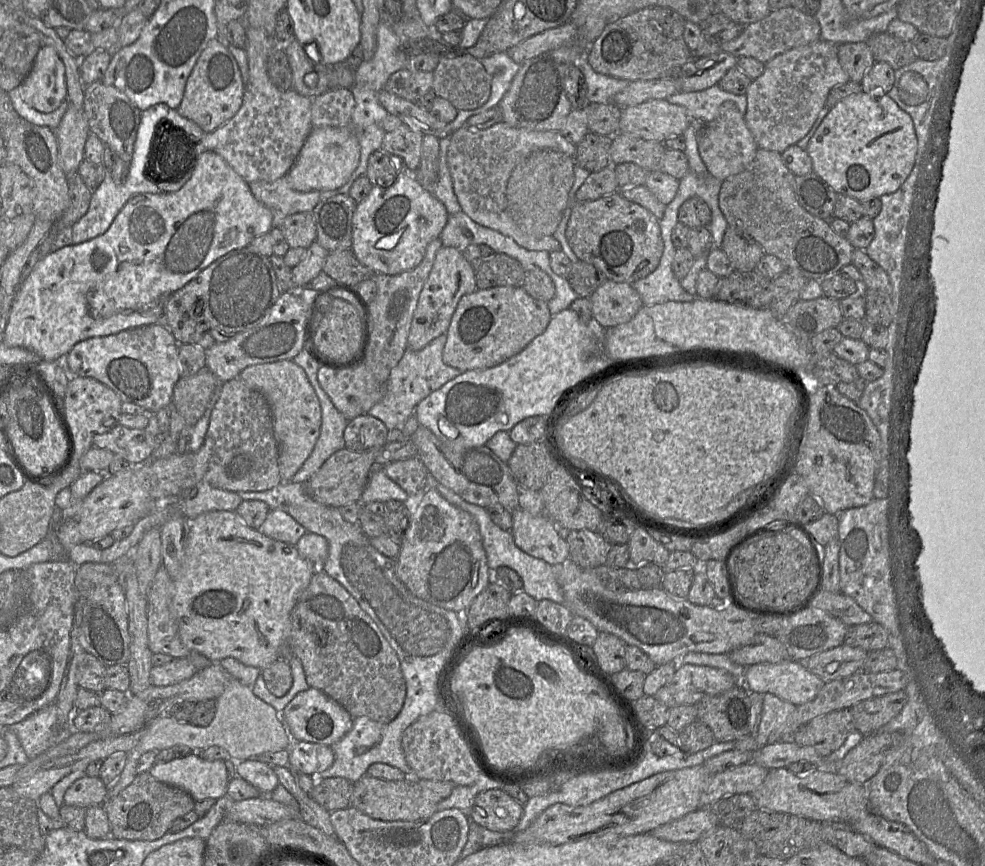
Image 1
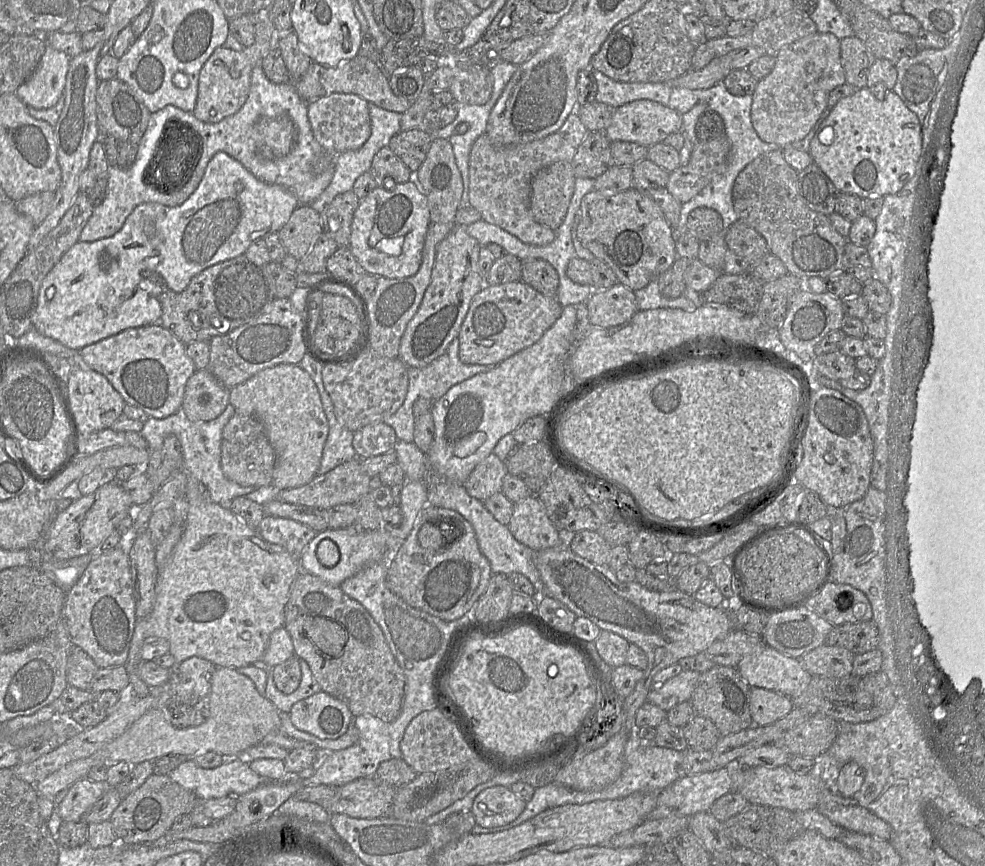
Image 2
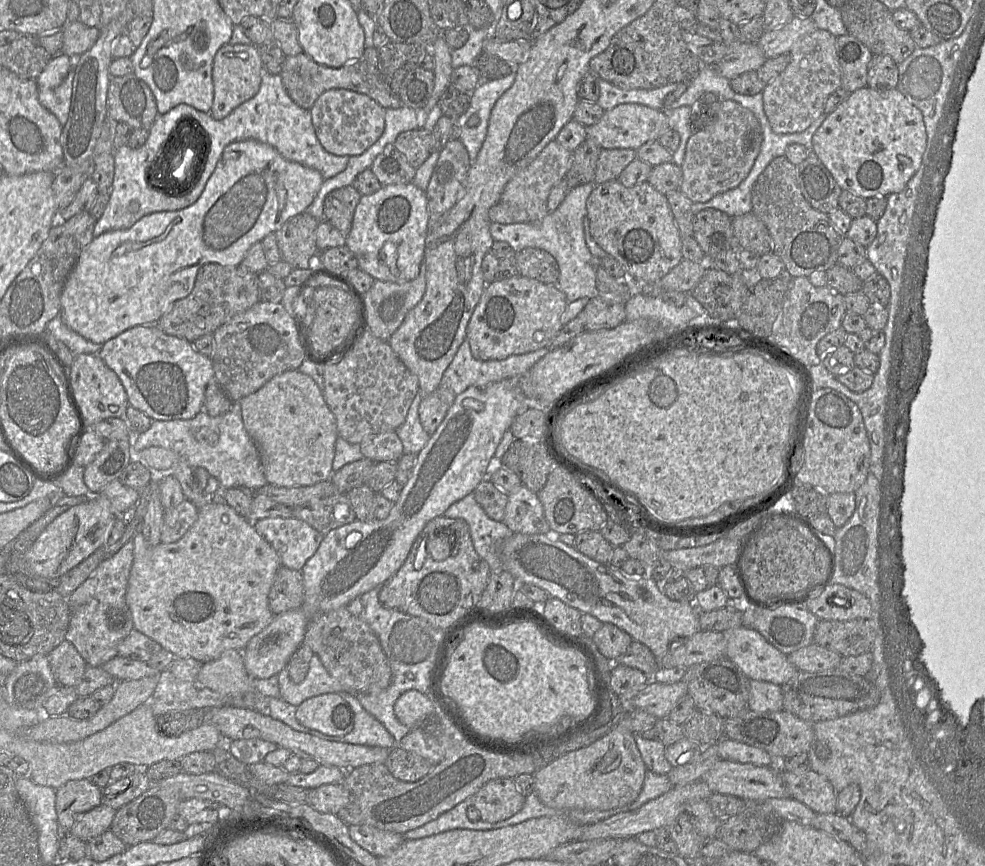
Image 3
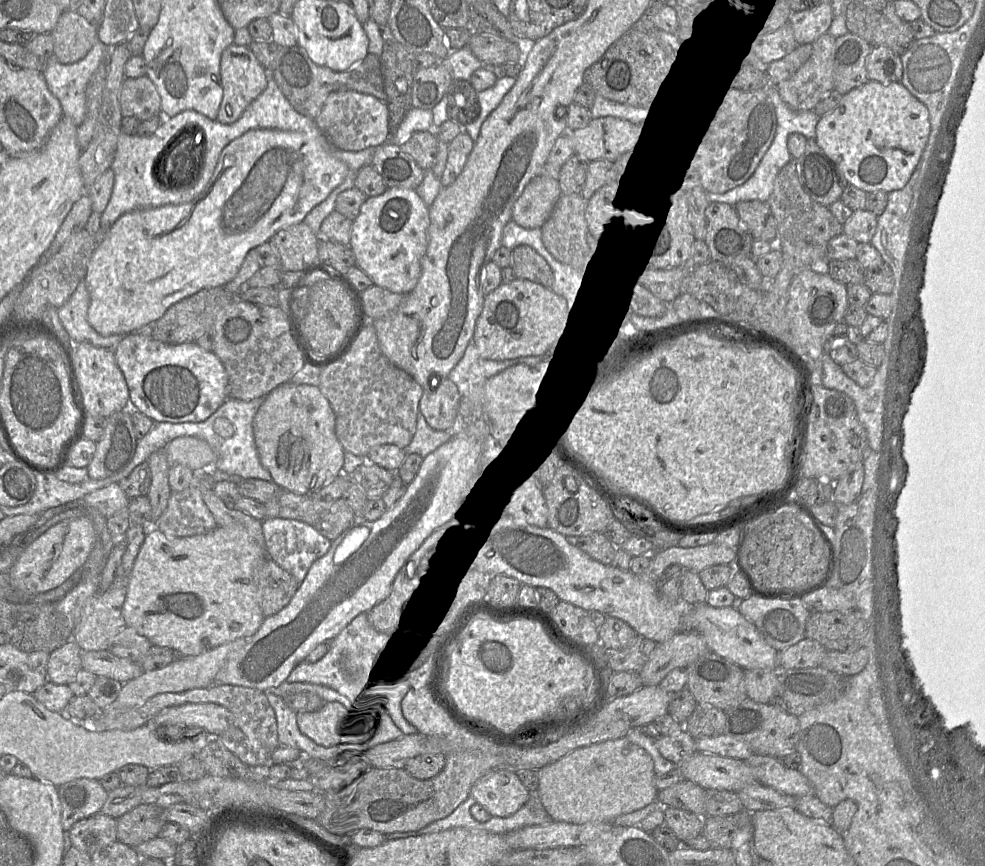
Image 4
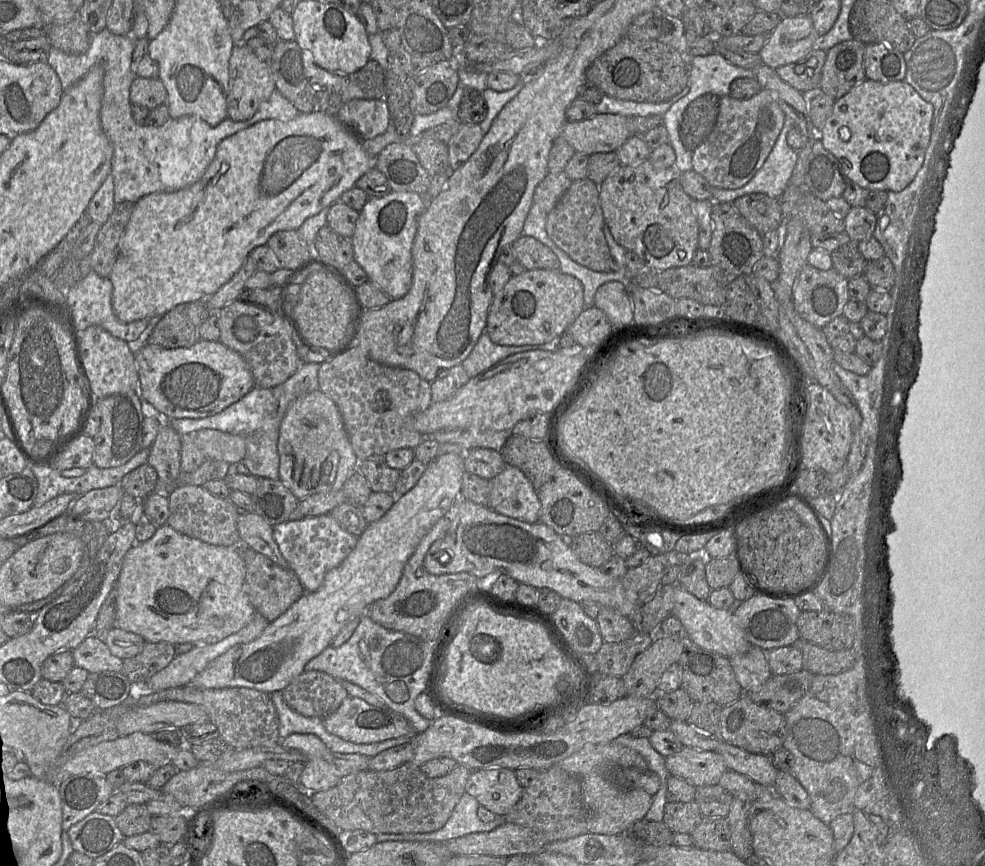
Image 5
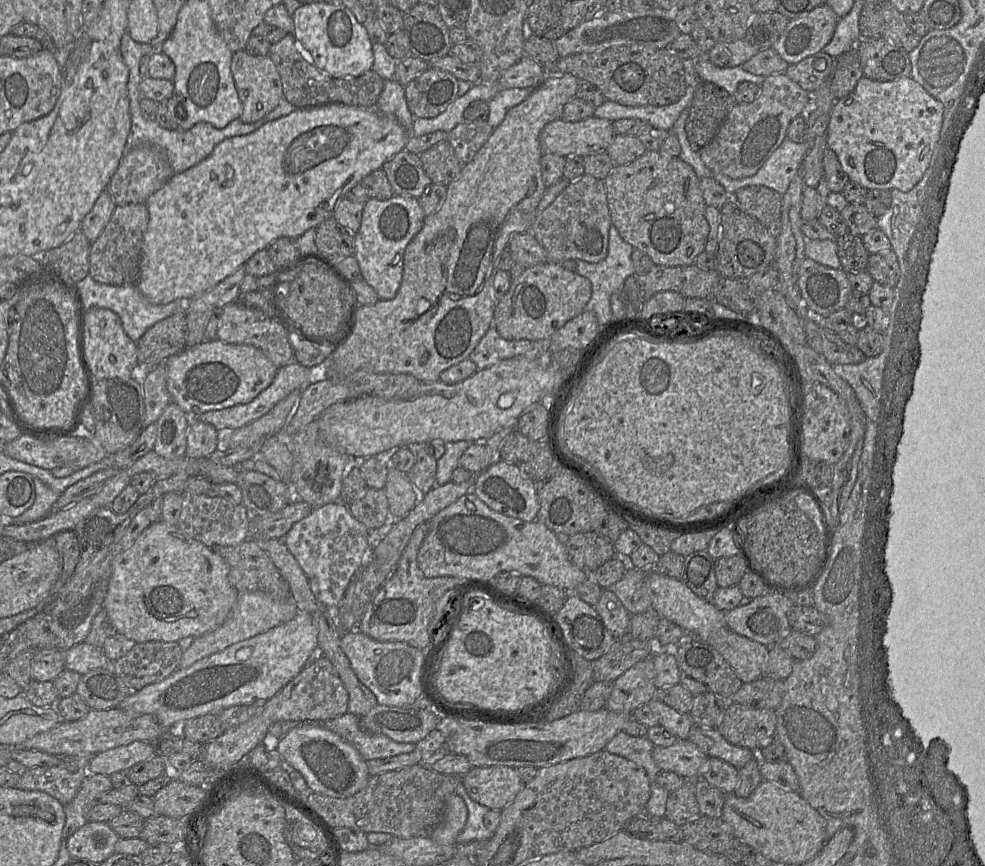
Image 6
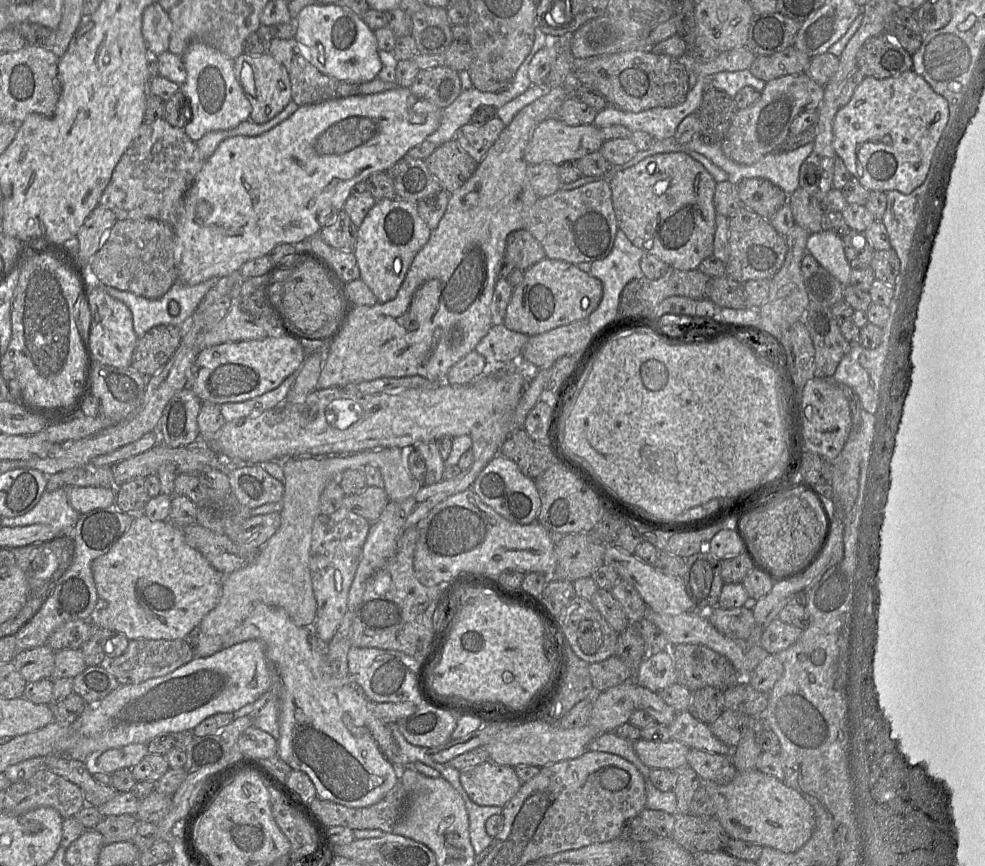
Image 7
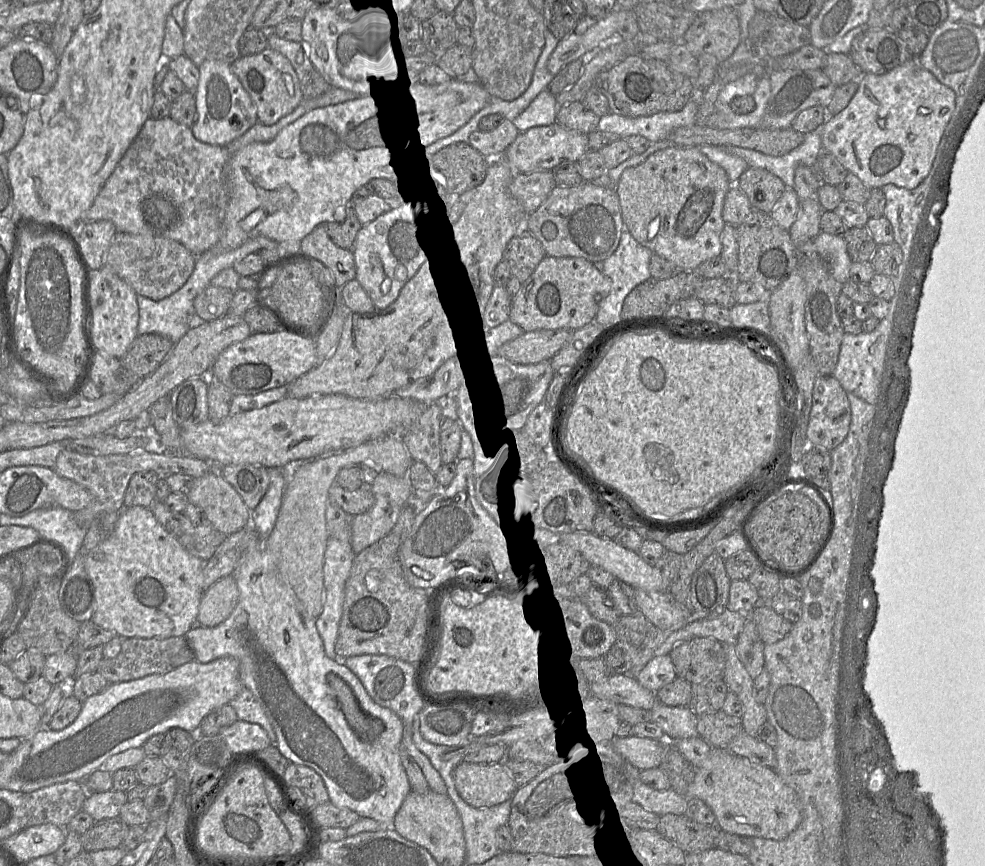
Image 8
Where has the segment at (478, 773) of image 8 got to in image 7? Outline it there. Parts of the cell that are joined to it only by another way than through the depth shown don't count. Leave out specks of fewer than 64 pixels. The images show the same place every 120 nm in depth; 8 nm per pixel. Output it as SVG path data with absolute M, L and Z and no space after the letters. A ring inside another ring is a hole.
M490 760L460 771L460 782L477 805L499 807L504 807L522 785L514 767Z

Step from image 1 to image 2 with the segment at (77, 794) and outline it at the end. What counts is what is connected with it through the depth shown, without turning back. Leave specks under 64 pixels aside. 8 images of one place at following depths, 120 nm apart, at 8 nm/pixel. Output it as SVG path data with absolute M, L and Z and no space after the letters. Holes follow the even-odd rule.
M82 778L68 788L65 798L56 805L56 811L63 821L79 821L102 797L107 789L106 782L95 782Z

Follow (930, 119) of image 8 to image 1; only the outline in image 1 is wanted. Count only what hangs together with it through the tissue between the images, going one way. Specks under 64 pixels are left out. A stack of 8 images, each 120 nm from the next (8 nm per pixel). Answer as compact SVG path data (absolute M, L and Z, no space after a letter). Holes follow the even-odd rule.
M861 91L830 109L806 151L812 159L813 171L837 194L863 202L899 189L913 168L917 137L910 115L888 94L876 99Z

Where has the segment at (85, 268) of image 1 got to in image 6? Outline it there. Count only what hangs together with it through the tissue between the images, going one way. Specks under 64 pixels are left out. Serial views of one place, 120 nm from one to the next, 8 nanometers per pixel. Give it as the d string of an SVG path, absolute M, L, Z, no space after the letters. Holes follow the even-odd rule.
M325 104L310 108L296 108L289 115L267 122L249 134L224 139L215 146L207 158L182 173L174 174L162 188L152 194L145 202L149 213L149 223L143 238L137 288L150 303L155 305L166 305L176 300L191 300L213 289L225 278L232 275L257 251L267 249L278 238L297 239L310 228L317 228L321 223L319 223L319 219L310 219L310 213L318 212L318 207L326 211L333 211L352 187L361 184L367 175L381 169L387 160L404 150L408 138L409 133L399 122L394 117L389 117L378 111L376 105L374 107L356 107L343 104Z

